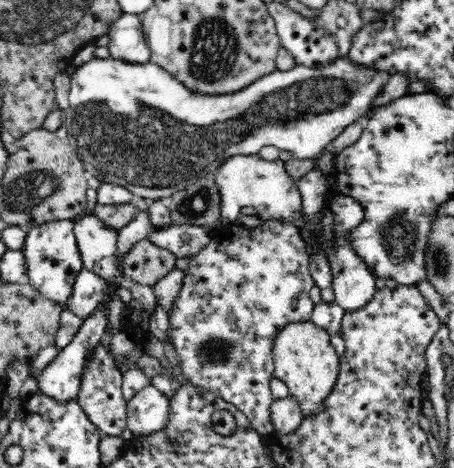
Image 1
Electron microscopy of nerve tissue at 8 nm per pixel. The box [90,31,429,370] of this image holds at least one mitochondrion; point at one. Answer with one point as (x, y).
(395, 235)

